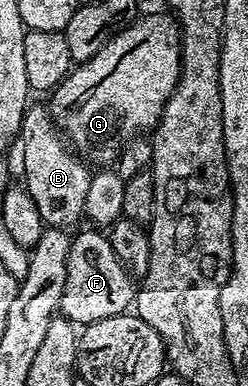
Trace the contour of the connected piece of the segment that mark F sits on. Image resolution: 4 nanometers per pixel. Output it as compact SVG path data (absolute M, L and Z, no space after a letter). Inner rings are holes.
M89 228L73 235L68 252L68 276L58 305L61 317L69 318L79 327L104 320L108 316L125 314L135 305L136 282L120 264L109 237L101 229Z

